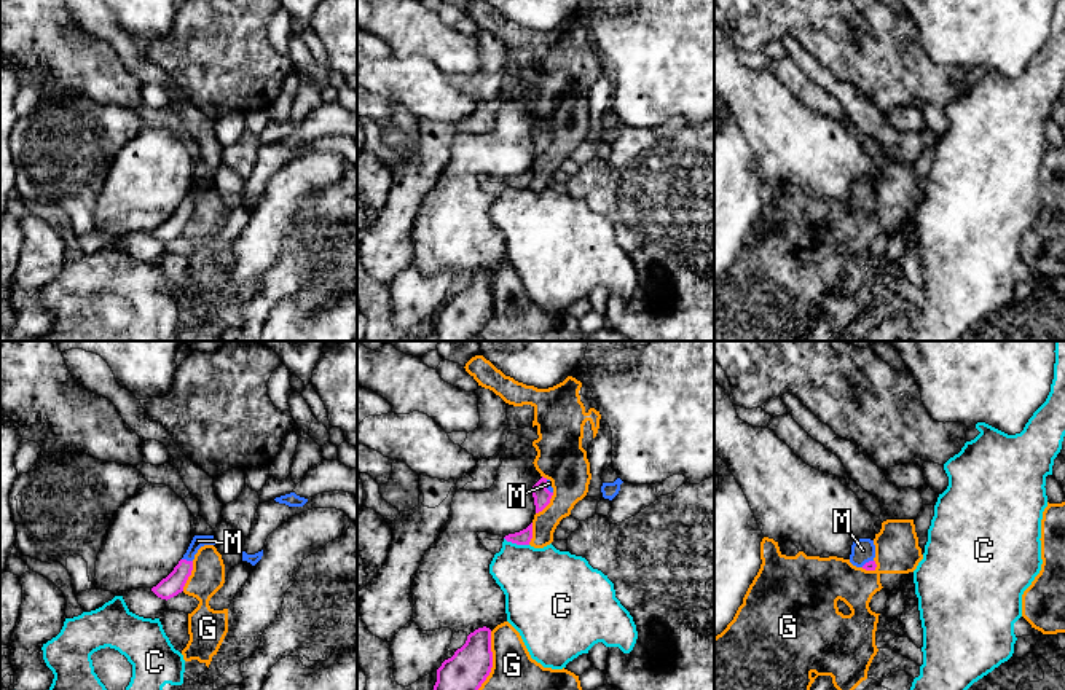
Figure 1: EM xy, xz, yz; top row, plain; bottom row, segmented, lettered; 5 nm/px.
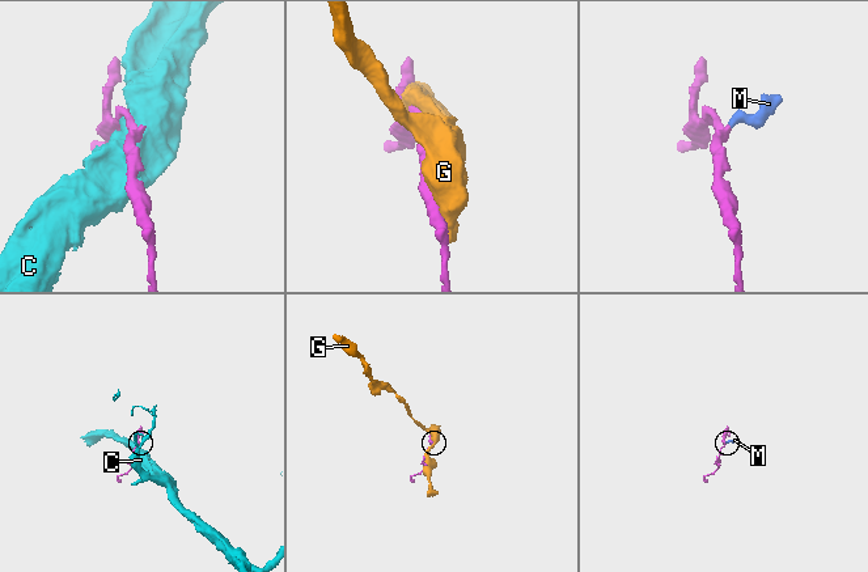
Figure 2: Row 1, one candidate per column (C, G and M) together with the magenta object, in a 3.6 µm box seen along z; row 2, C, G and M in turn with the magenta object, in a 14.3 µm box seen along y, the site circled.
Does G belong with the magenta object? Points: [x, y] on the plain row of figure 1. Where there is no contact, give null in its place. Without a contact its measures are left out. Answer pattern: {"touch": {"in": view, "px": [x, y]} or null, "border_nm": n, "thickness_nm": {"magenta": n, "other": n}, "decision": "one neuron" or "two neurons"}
{"touch": {"in": "xz", "px": [491, 308]}, "border_nm": 340, "thickness_nm": {"magenta": 220, "other": 380}, "decision": "two neurons"}

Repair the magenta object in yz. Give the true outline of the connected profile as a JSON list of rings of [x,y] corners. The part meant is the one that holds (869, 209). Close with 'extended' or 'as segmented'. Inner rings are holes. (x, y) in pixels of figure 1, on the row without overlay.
[[[870,182],[855,183],[851,188],[850,206],[856,210],[863,210],[866,214],[875,214],[877,207],[875,201],[875,188]]]; extended

